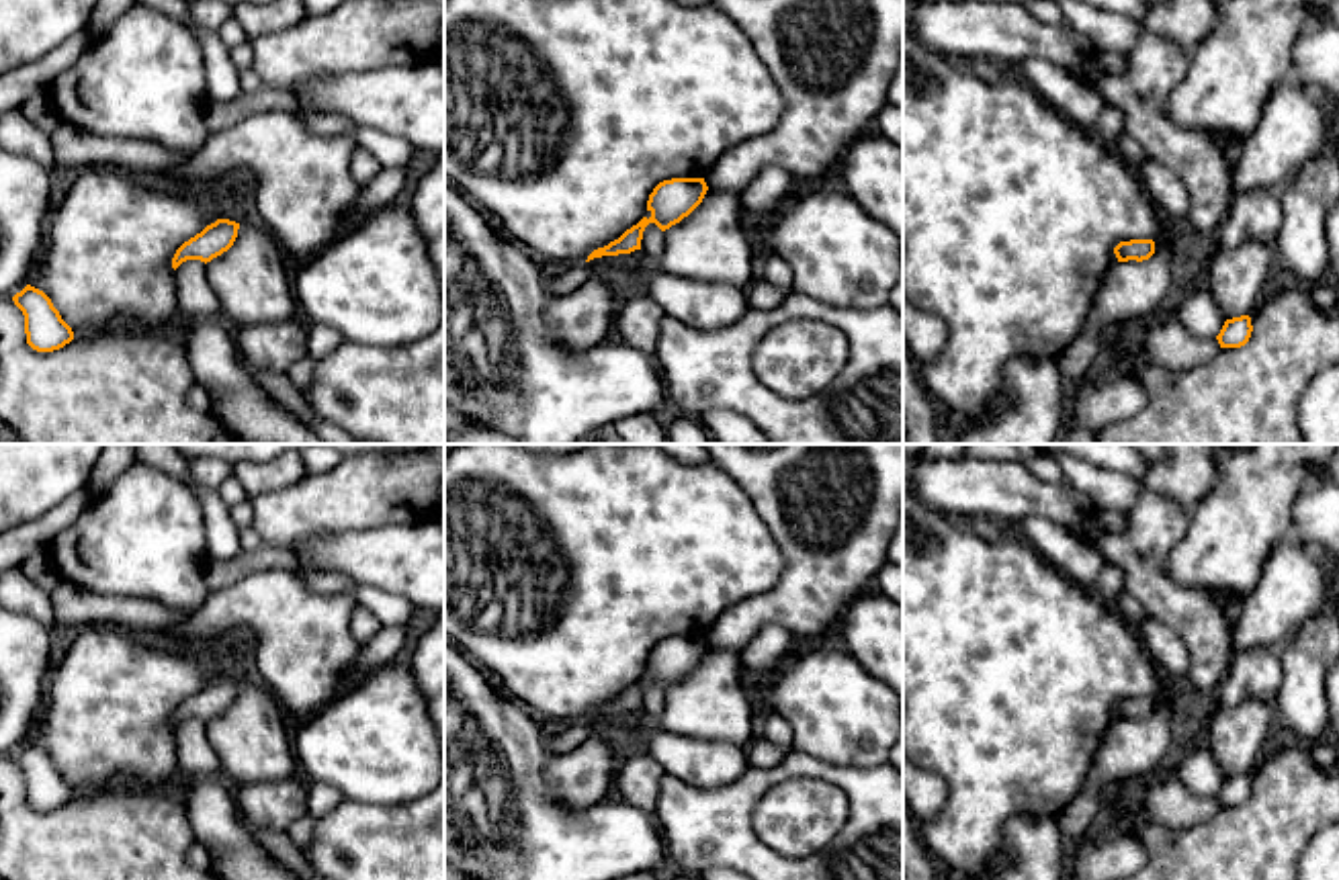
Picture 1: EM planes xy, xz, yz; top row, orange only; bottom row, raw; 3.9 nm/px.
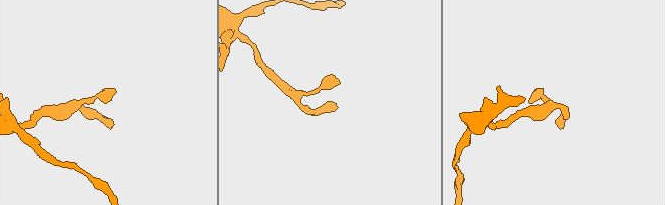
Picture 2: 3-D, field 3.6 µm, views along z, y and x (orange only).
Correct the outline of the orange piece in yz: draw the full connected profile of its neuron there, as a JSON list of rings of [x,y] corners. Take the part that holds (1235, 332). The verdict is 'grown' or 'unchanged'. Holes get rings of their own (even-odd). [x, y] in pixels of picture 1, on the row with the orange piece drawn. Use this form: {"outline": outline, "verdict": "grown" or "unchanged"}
{"outline": [[[1241,315],[1226,319],[1216,340],[1220,348],[1241,348],[1249,342],[1251,332],[1253,332],[1251,317]]], "verdict": "unchanged"}

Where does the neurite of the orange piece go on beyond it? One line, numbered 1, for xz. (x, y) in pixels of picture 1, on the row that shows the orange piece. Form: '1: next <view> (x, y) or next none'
1: next none

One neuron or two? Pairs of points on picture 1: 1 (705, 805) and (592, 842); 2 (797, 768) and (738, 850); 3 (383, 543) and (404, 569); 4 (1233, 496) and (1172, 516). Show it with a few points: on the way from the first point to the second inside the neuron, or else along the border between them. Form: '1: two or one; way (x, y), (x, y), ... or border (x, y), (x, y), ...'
1: two; border (660, 836), (670, 856)
2: one; way (770, 776), (738, 805), (738, 823)
3: one; way (387, 549), (402, 563)
4: two; border (1190, 516), (1170, 561)

